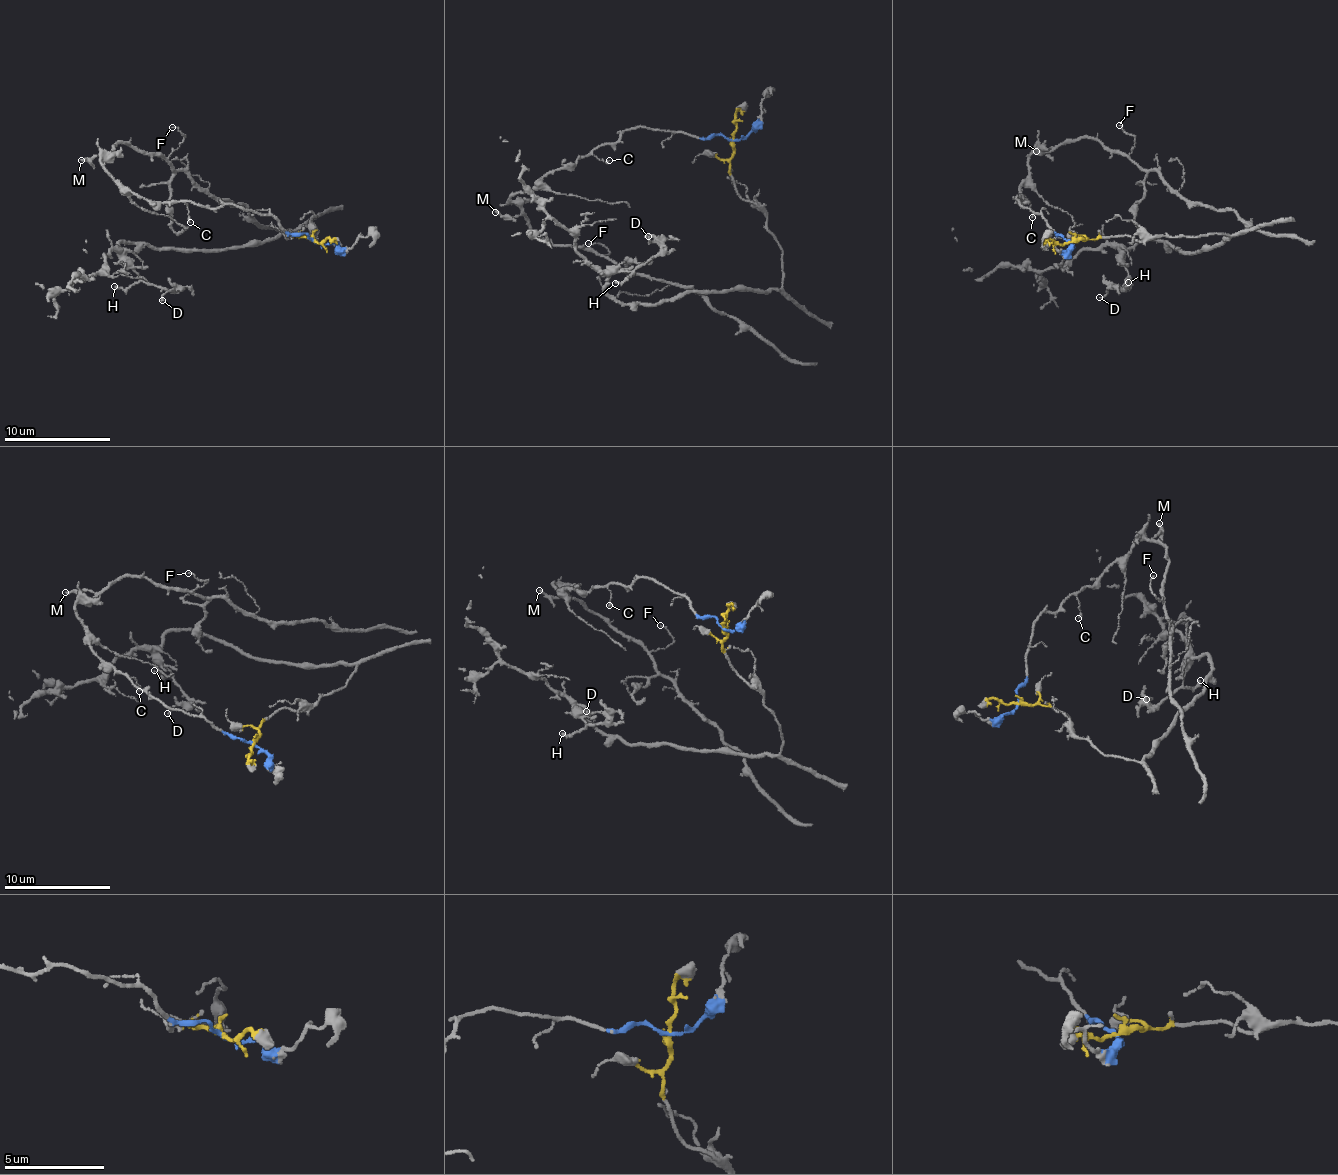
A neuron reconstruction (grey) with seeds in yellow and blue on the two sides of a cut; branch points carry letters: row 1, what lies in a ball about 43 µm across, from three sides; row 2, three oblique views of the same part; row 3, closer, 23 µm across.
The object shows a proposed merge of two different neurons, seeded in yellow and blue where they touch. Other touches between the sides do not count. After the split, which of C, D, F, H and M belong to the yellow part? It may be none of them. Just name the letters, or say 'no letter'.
D, H

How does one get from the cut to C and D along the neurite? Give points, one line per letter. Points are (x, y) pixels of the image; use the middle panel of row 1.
C: (733, 141), (717, 136), (701, 139), (674, 130), (634, 128), (591, 153), (602, 161), (610, 161)
D: (733, 141), (729, 175), (781, 249), (780, 289), (613, 300), (612, 274), (660, 248), (647, 236)

